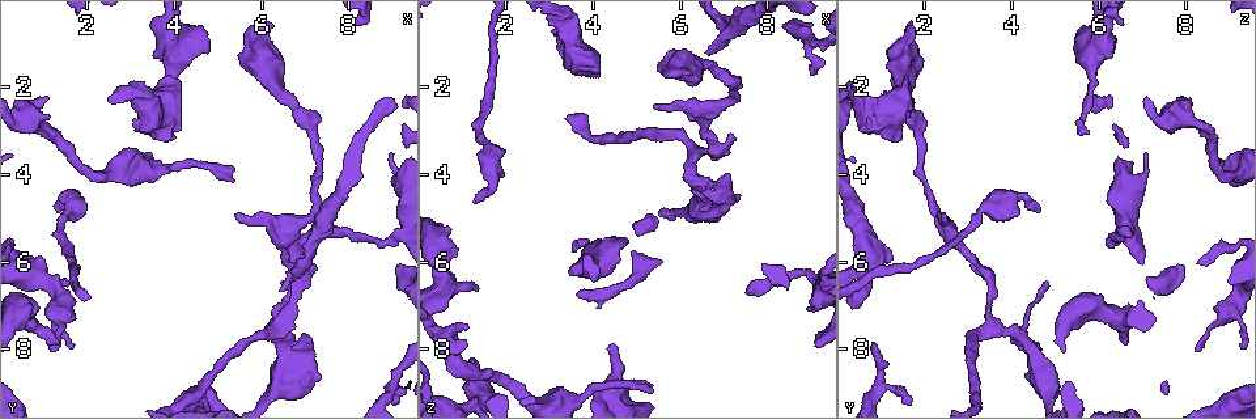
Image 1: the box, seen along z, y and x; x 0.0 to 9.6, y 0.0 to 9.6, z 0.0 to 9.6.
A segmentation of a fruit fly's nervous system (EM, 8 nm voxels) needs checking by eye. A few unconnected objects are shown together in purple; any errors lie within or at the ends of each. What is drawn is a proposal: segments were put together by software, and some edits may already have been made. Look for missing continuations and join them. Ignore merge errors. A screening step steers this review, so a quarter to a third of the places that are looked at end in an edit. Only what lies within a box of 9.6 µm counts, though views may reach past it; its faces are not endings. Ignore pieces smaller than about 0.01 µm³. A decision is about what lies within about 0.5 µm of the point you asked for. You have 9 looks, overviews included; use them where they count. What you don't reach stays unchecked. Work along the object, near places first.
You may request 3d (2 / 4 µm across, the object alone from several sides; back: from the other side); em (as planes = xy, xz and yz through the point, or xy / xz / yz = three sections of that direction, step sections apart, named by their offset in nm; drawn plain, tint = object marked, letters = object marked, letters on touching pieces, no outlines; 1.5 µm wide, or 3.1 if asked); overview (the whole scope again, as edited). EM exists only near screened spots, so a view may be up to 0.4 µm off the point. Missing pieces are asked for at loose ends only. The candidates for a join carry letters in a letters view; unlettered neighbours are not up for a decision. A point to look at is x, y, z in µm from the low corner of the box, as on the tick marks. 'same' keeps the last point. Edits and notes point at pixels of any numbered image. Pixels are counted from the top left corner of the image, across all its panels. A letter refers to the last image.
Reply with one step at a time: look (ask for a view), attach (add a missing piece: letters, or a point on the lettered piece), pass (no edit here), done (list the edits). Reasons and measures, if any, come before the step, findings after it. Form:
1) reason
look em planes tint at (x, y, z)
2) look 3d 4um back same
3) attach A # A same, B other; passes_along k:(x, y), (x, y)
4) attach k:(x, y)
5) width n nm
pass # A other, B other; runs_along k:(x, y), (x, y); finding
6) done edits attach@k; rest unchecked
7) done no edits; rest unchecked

look em yz step 8 letters at (5.40, 4.95, 2.45)

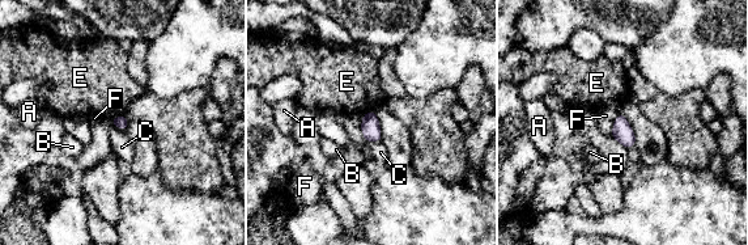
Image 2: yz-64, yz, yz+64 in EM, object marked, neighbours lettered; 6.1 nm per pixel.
another direction
look em planes letters same

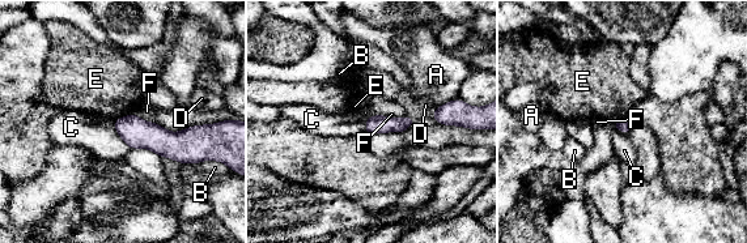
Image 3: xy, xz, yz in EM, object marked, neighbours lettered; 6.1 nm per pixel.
longest_contact F 240 nm
pass # A other, B other, C other, D other, E other, F other; border 3:(113, 122), (114, 129), (130, 148); none of them fits

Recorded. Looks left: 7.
tapers out
look 3d 2um at (9.00, 3.60, 7.05)

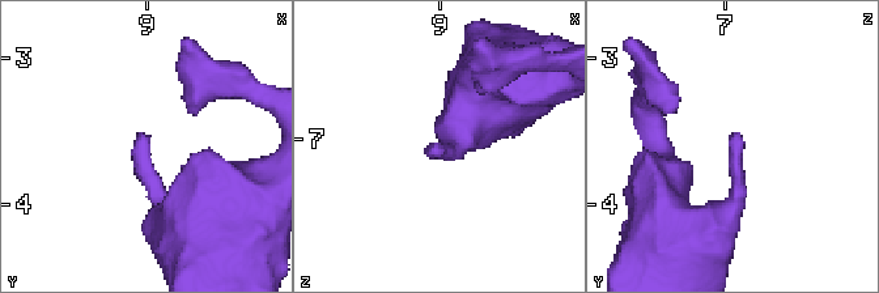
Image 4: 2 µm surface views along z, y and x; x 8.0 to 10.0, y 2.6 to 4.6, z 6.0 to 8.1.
look em xz step 8 plain at (9.00, 3.52, 7.04)

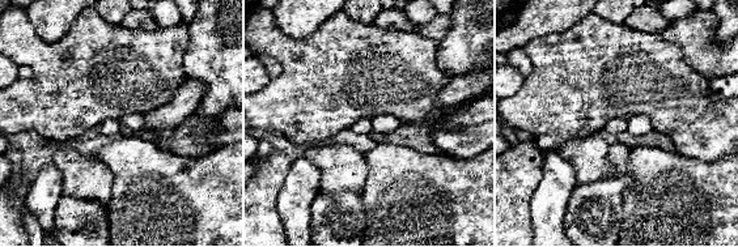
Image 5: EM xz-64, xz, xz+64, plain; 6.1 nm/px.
see the neighbours
look em xz step 8 letters same

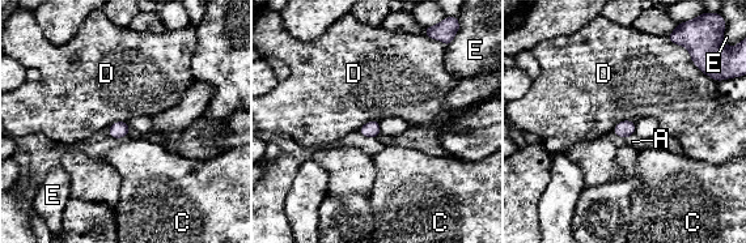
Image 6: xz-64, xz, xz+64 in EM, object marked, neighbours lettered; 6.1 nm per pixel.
longest_contact D 160 nm
pass # A other, C other, D other, E other; none of them fits

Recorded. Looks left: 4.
tapers out
look em xy step 4 letters at (7.55, 5.30, 6.65)

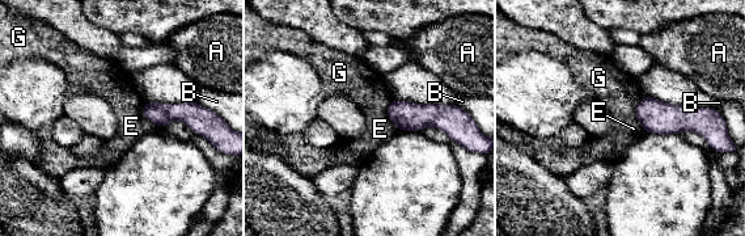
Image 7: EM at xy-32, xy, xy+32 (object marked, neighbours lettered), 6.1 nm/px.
look em planes letters same

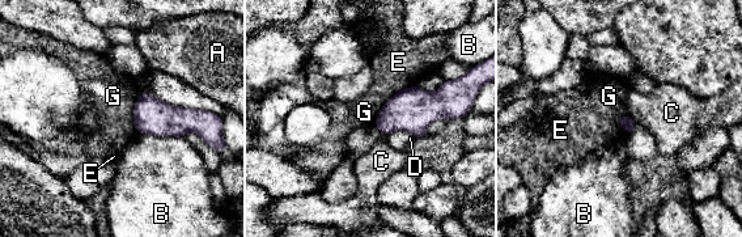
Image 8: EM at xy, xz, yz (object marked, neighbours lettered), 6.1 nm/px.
width 90 nm
pass # A other, B other, C other, D other, E other, G other; border 8:(141, 92), (132, 113), (134, 127); none of them fits

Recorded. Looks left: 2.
tapers out
look em xz step 8 letters at (1.25, 8.05, 8.35)

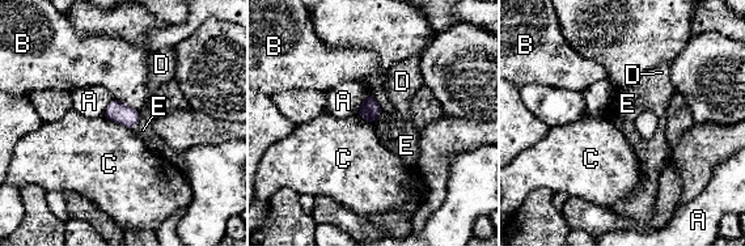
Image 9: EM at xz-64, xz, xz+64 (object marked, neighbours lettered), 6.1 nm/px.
width 120 nm
pass # A other, B other, C other, D other, E other; border 9:(369, 96), (380, 107), (372, 123); no lettered piece goes on from it

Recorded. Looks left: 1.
done no edits; rest unchecked

